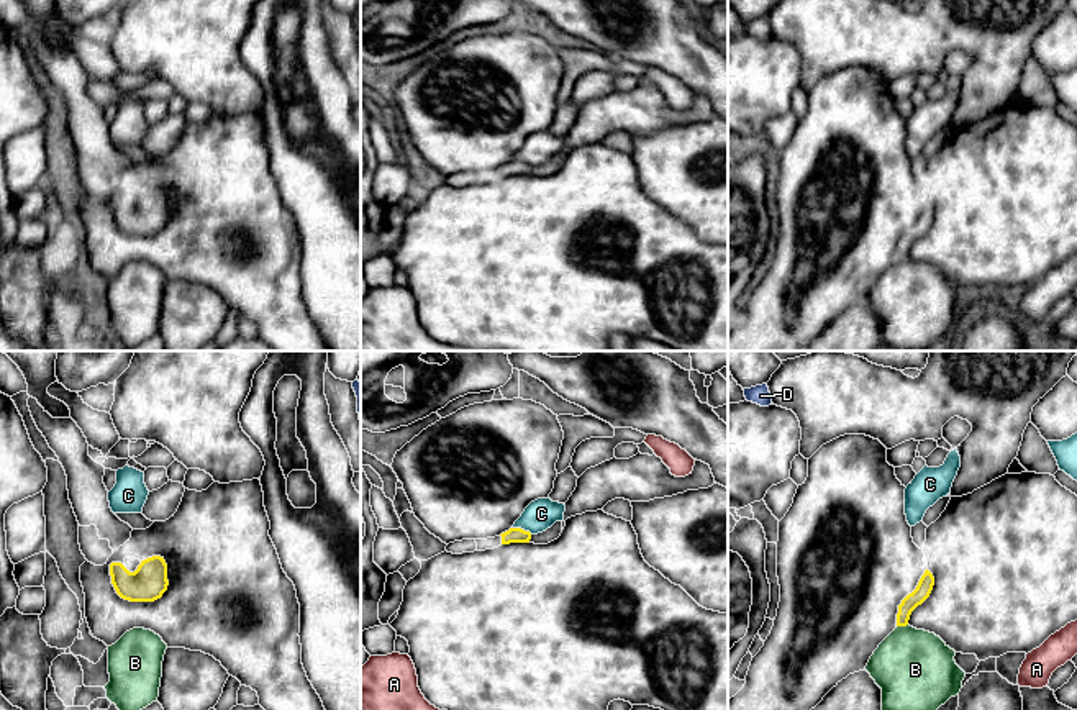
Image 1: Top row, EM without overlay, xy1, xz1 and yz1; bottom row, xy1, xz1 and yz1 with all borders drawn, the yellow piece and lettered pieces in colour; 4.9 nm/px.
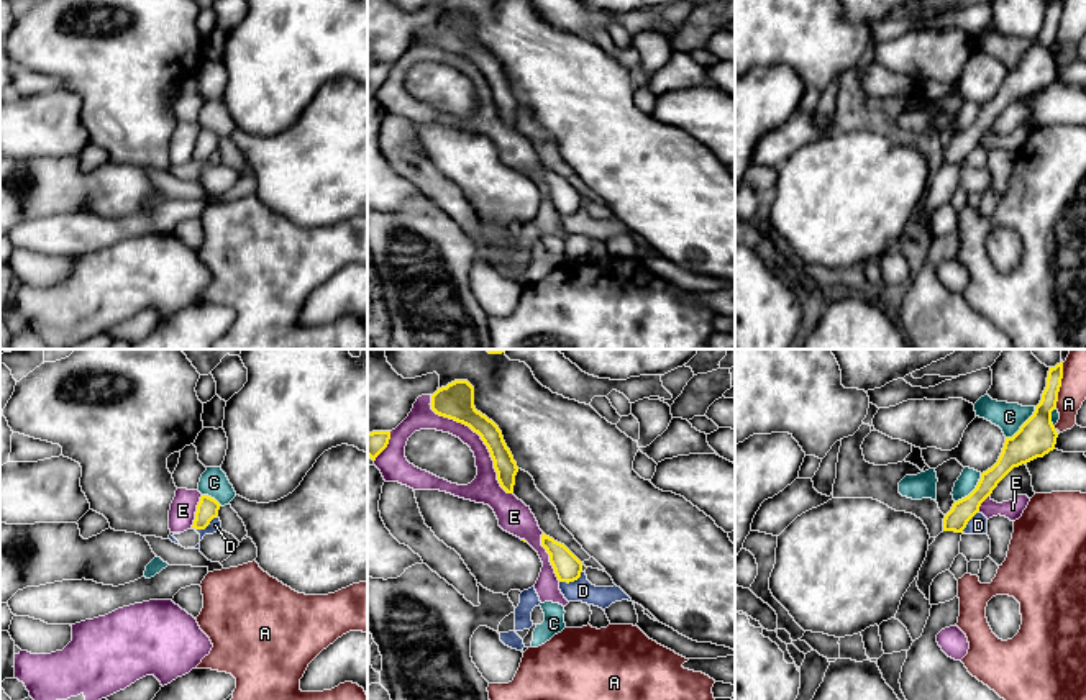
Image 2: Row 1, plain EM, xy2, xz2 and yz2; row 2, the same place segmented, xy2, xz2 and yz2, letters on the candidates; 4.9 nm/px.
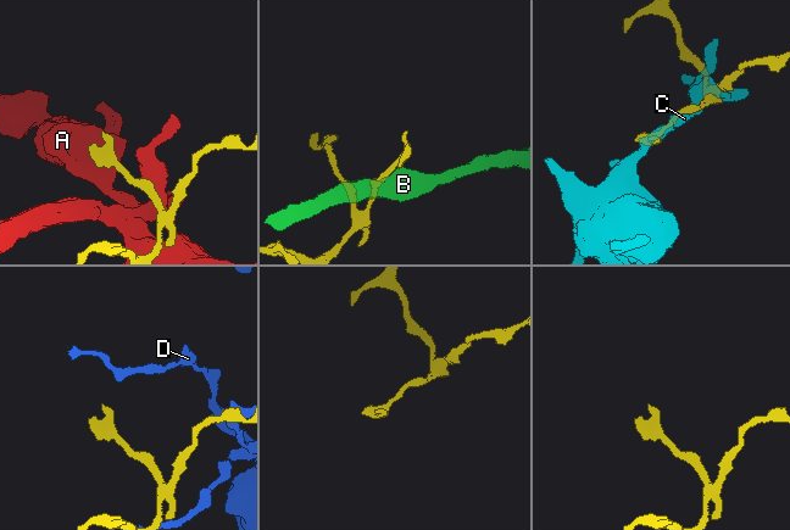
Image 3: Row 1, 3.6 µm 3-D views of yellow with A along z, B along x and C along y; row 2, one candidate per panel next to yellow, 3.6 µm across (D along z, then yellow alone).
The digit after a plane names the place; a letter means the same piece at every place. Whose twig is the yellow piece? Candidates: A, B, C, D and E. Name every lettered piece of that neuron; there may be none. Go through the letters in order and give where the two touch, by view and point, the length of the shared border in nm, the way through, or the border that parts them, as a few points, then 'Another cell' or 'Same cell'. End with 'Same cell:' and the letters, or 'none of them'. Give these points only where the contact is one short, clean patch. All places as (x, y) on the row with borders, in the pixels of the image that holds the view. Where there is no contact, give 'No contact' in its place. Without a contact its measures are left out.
A: Touches yellow at yz2 (1060, 386). Shared border 220 nm. Another cell
B: Touches yellow at yz1 (902, 625). Shared border 60 nm. Boundary: yz1 (907, 623), (897, 627). Another cell
C: Touches yellow at yz2 (1022, 425). Shared border 220 nm. Another cell
D: Touches yellow at xy2 (204, 528). Shared border 140 nm. Boundary: xy2 (217, 515), (204, 528), (192, 528). Another cell
E: Touches yellow at xz2 (479, 435). Shared border 650 nm. Another cell
Same cell: none of them

